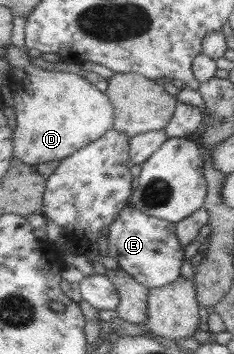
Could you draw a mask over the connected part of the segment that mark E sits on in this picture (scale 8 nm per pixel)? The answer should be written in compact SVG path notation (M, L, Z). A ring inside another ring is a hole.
M129 204L119 211L108 235L107 256L115 259L119 268L129 272L149 288L164 287L181 277L185 250L179 241L177 223L151 216Z

